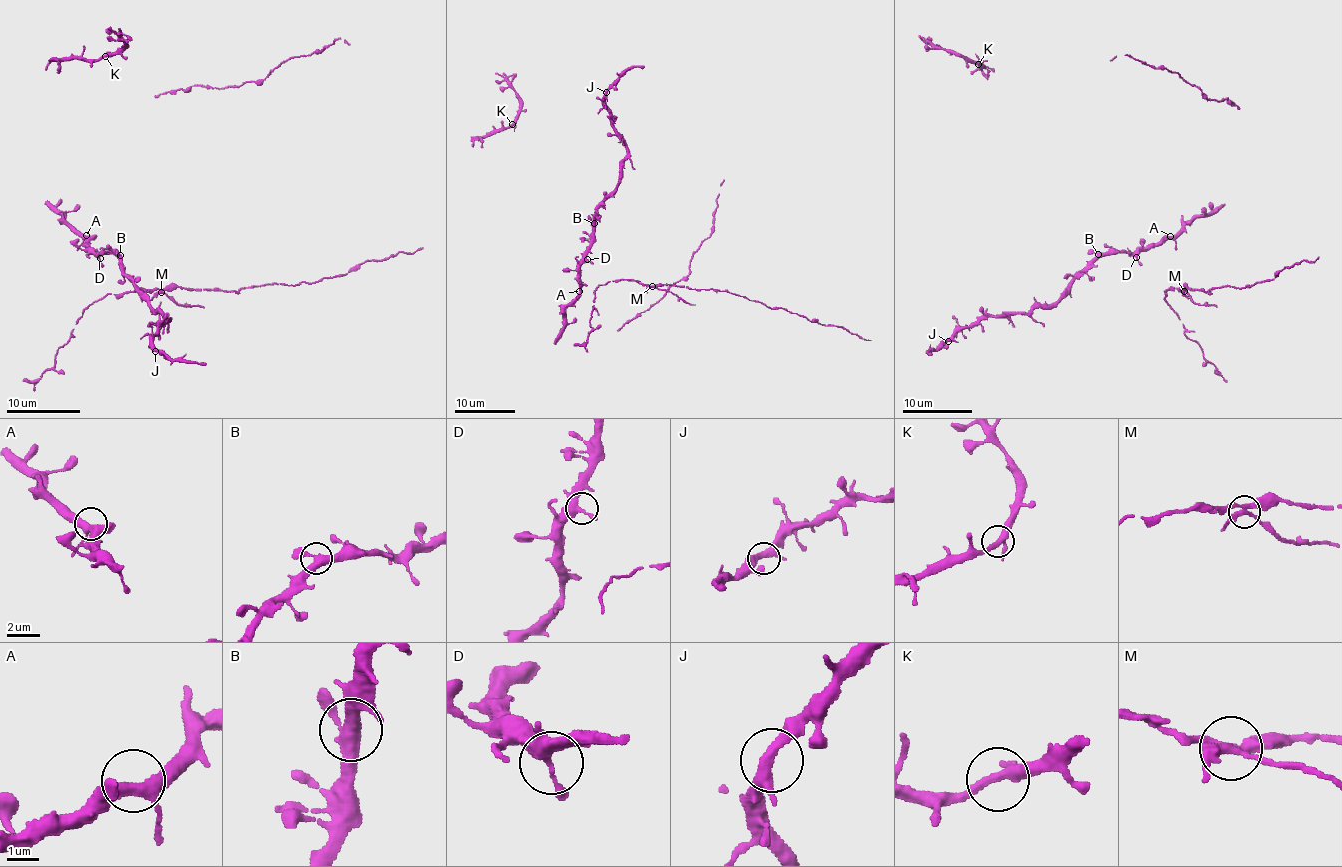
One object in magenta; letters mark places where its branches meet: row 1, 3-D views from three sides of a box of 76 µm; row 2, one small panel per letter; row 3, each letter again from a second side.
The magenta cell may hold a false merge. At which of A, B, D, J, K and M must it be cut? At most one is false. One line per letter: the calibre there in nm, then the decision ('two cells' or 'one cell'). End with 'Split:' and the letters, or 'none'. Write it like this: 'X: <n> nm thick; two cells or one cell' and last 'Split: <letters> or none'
A: 340 nm thick; one cell
B: 400 nm thick; one cell
D: 340 nm thick; one cell
J: 320 nm thick; one cell
K: 280 nm thick; one cell
M: 280 nm thick; two cells
Split: M

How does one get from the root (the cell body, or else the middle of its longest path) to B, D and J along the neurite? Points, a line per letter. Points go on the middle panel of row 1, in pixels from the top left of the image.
B: (580, 289), (579, 262), (590, 243), (594, 223)
D: (580, 289), (579, 267), (587, 259)
J: (580, 289), (579, 262), (592, 238), (597, 207), (614, 189), (626, 153), (626, 141), (605, 103), (606, 92)

